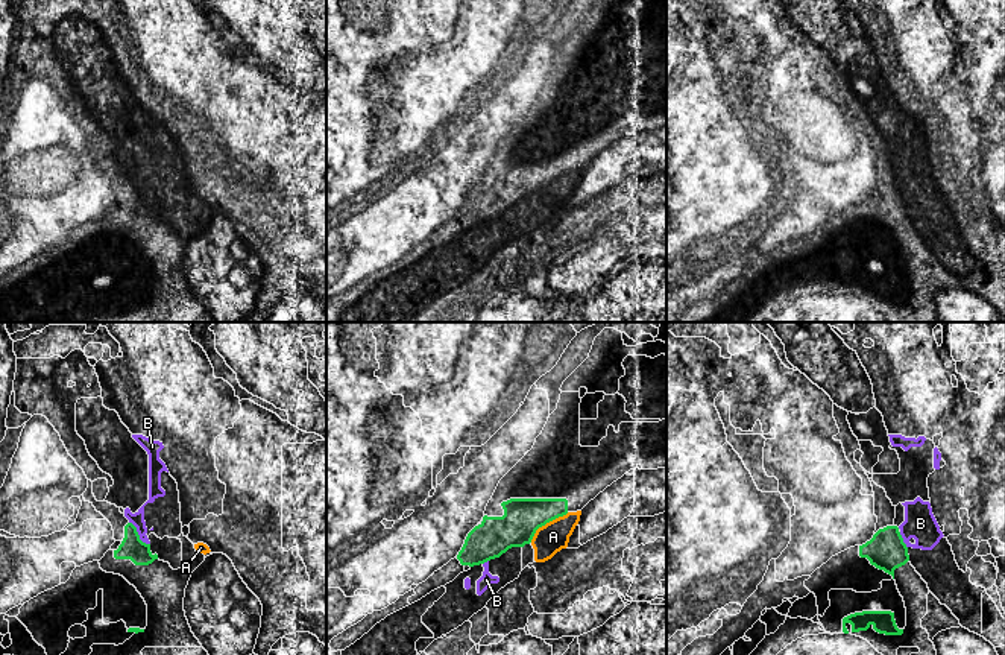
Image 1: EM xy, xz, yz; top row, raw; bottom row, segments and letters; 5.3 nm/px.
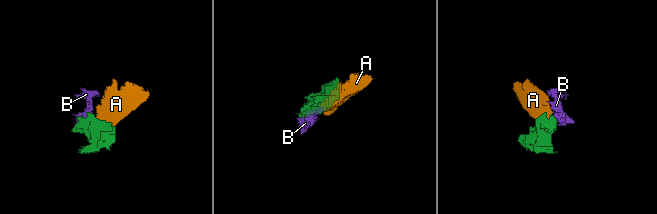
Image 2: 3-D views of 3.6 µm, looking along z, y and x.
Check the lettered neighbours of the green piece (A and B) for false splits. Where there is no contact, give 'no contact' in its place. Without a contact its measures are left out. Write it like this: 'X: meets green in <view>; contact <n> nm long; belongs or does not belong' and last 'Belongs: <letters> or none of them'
A: meets green in xz; contact 260 nm long; does not belong
B: meets green in xy; contact 170 nm long; does not belong
Belongs: none of them

